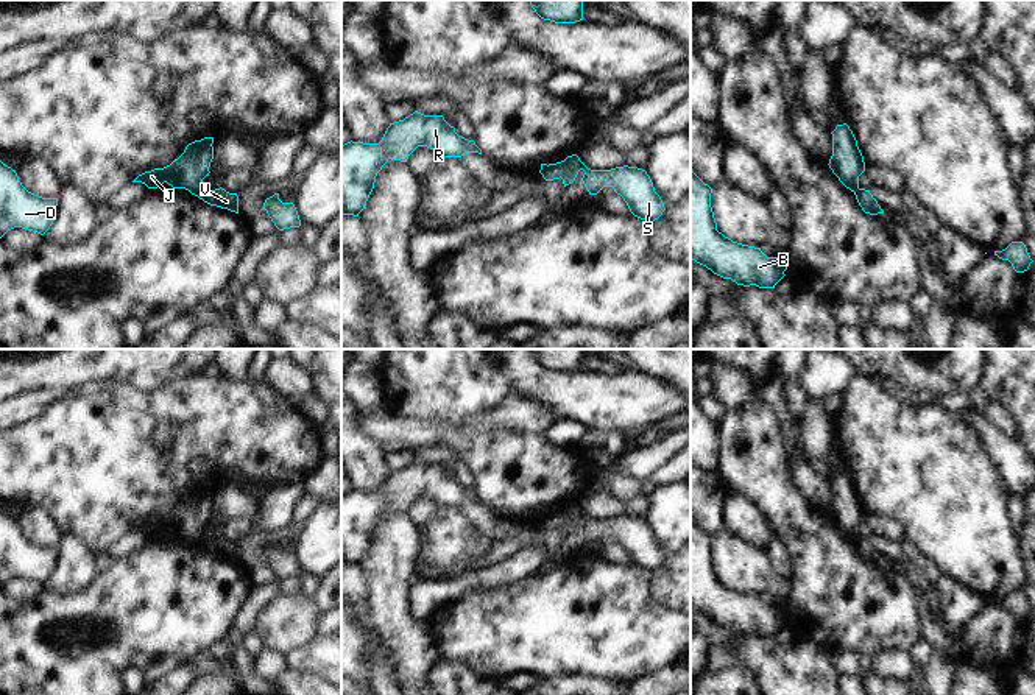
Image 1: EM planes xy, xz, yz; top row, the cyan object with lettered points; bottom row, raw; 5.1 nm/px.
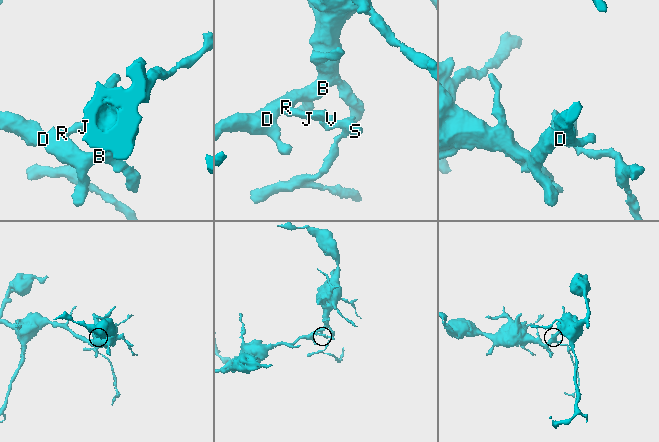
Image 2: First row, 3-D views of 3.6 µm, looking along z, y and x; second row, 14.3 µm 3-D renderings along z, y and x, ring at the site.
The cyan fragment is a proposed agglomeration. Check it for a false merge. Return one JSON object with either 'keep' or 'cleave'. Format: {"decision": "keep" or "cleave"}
{"decision": "cleave"}

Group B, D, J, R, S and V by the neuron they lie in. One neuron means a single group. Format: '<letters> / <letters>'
B D J R / S V

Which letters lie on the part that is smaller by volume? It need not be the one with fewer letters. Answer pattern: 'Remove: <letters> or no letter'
Remove: S, V

